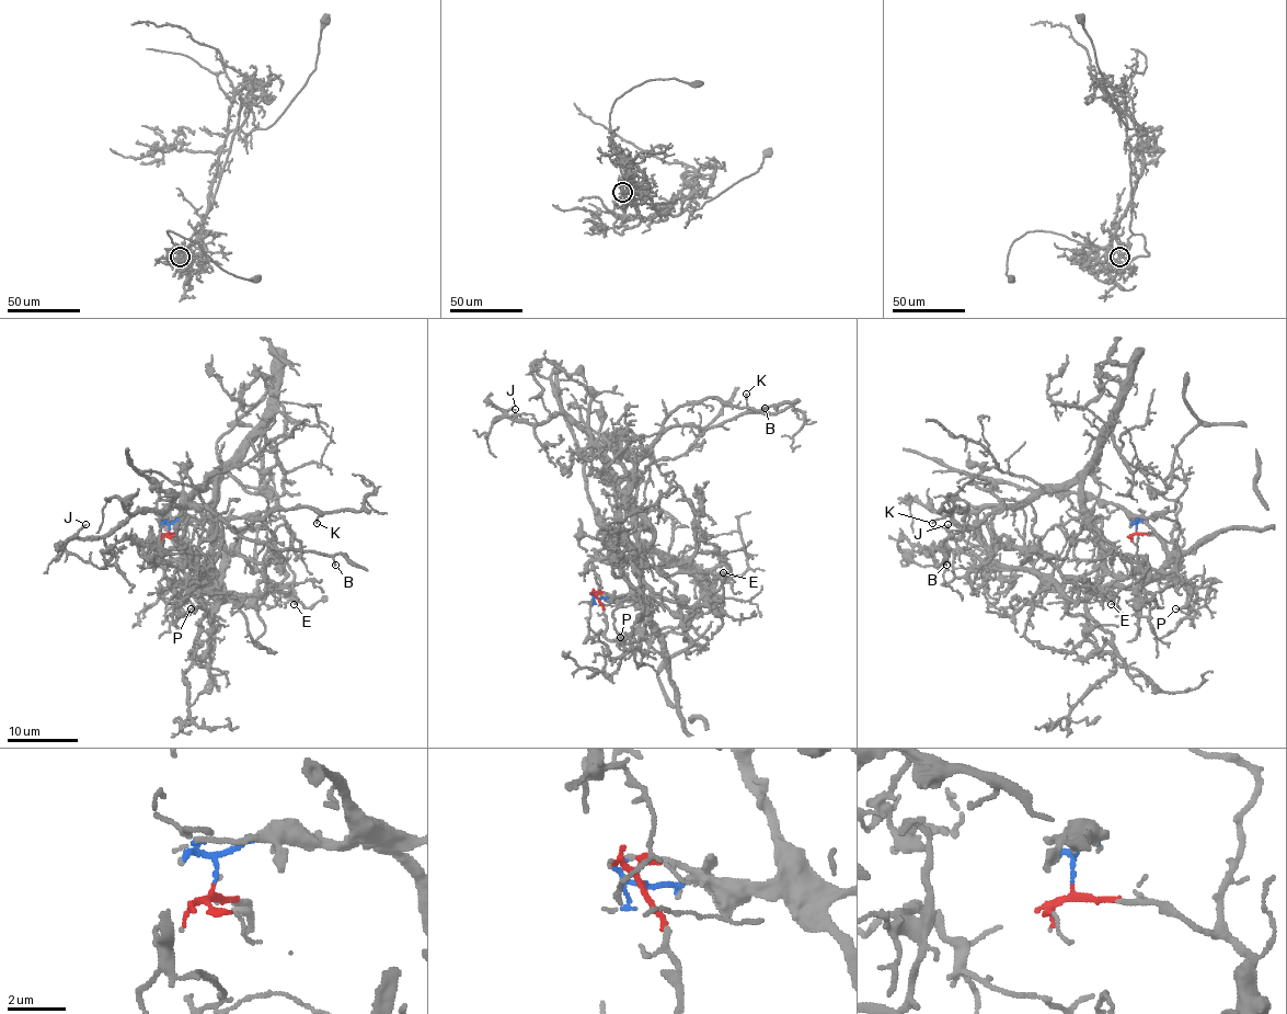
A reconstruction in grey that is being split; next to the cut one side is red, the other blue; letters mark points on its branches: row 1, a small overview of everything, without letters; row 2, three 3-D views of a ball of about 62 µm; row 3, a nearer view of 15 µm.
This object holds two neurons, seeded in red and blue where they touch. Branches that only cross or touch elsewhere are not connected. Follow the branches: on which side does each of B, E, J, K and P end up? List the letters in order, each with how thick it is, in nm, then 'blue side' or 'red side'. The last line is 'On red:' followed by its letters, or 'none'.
B: 110 nm thick; red side
E: 100 nm thick; red side
J: 140 nm thick; red side
K: 120 nm thick; red side
P: 130 nm thick; red side
On red: B, E, J, K, P

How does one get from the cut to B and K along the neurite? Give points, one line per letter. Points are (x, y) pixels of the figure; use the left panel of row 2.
B: (169, 530), (188, 565), (215, 576), (211, 482), (190, 504), (204, 504), (255, 542), (329, 554), (336, 565)
K: (169, 530), (206, 577), (215, 576), (211, 482), (190, 504), (230, 526), (302, 506), (317, 522)

